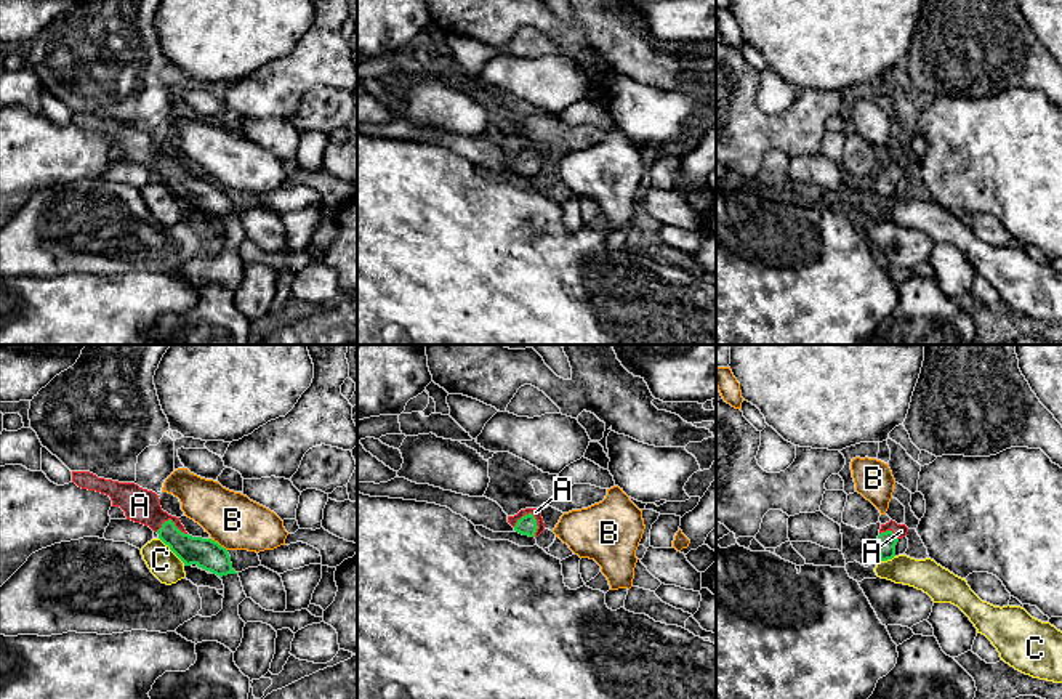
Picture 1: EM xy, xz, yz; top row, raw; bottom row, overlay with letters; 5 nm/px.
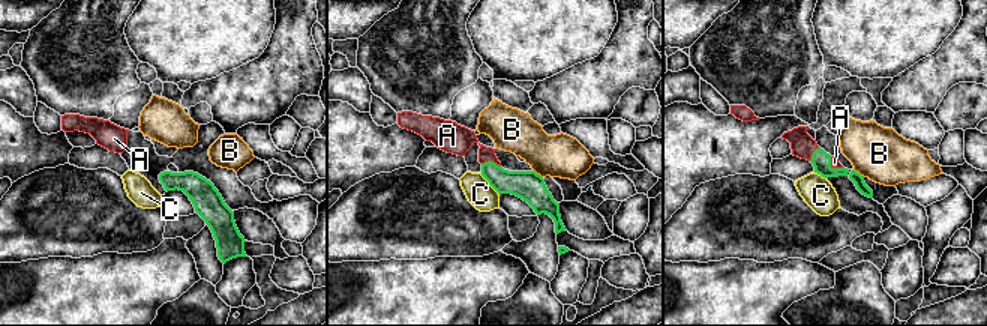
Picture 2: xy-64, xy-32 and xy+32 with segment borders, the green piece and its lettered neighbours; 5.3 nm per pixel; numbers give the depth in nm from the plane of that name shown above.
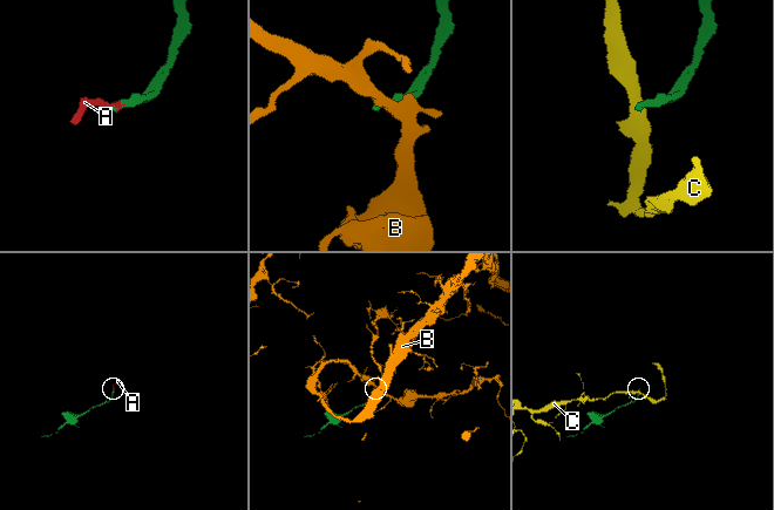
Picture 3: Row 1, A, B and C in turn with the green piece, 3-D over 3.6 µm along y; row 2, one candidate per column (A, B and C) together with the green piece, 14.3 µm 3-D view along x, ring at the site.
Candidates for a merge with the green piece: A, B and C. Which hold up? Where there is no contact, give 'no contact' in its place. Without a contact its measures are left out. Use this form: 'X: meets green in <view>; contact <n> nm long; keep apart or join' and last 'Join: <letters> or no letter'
A: meets green in xz; contact 140 nm long; join
B: meets green in xy; contact 110 nm long; keep apart
C: meets green in xy; contact 190 nm long; keep apart
Join: A

